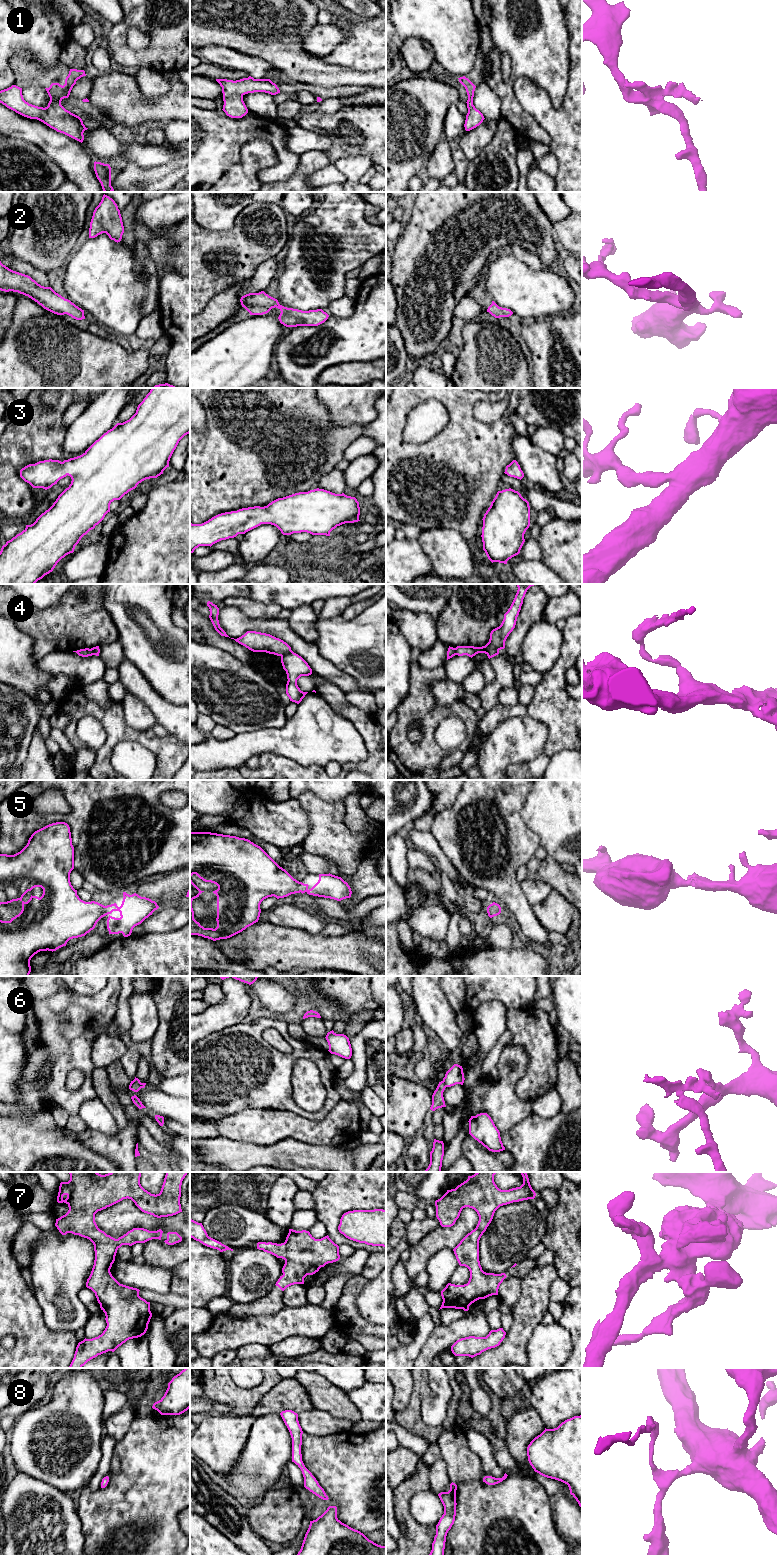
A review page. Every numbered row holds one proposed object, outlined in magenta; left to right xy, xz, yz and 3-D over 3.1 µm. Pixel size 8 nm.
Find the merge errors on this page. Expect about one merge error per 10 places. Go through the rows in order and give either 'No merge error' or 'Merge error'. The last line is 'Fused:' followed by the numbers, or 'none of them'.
1: No merge error
2: No merge error
3: No merge error
4: Merge error
5: No merge error
6: Merge error
7: No merge error
8: No merge error
Fused: 4, 6

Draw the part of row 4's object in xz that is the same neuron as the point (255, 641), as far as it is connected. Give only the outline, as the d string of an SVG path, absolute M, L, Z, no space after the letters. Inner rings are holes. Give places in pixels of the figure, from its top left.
M247 631L244 635L234 640L253 652L266 652L283 656L292 651L291 647L283 640L270 634L256 631Z

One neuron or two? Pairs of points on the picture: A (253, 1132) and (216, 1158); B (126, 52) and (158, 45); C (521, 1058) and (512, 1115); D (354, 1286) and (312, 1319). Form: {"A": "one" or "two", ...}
{"A": "two", "B": "one", "C": "one", "D": "two"}

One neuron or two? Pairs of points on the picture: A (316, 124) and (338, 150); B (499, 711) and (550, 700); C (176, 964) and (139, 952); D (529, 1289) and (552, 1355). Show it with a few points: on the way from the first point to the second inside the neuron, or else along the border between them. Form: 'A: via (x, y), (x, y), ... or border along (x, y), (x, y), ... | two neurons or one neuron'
A: via (332, 124), (340, 117), (349, 119), (351, 134) | one neuron
B: via (512, 711), (537, 709) | one neuron
C: via (167, 964), (151, 964), (148, 961) | one neuron
D: border along (540, 1323), (533, 1330), (527, 1344) | two neurons

